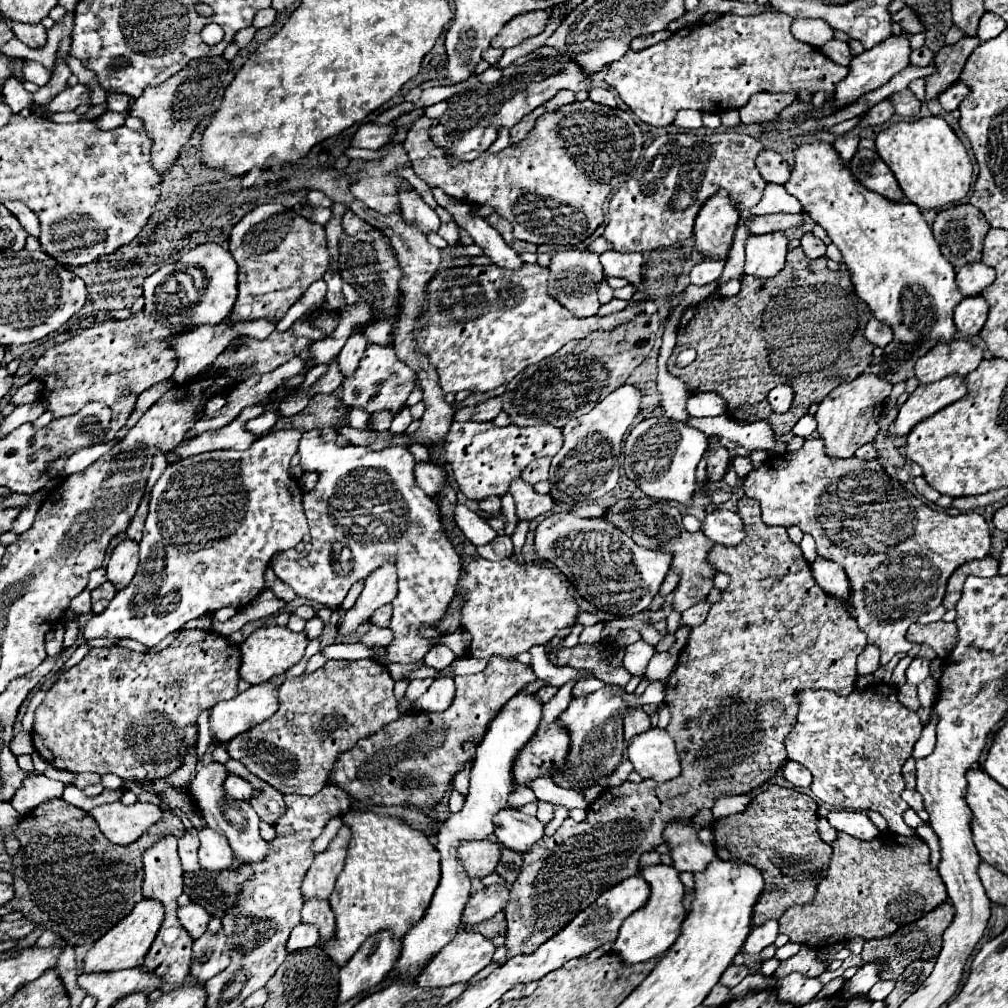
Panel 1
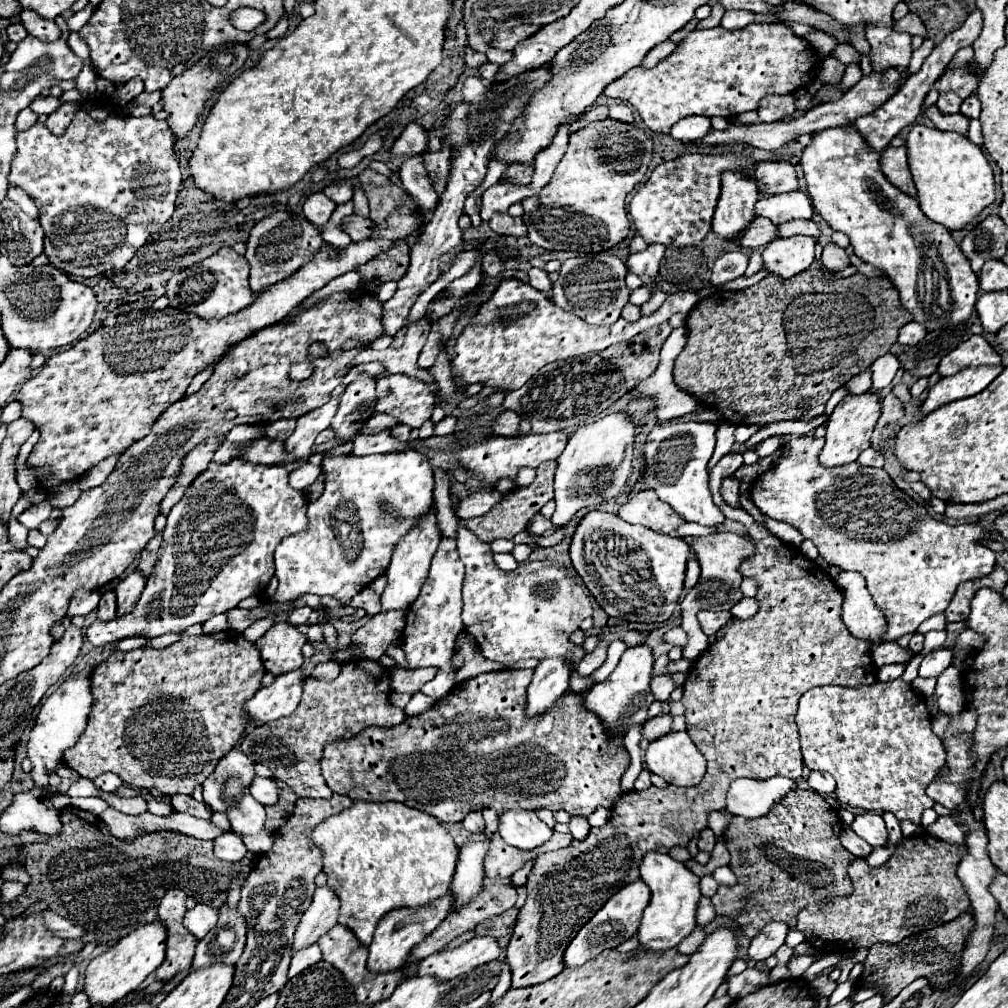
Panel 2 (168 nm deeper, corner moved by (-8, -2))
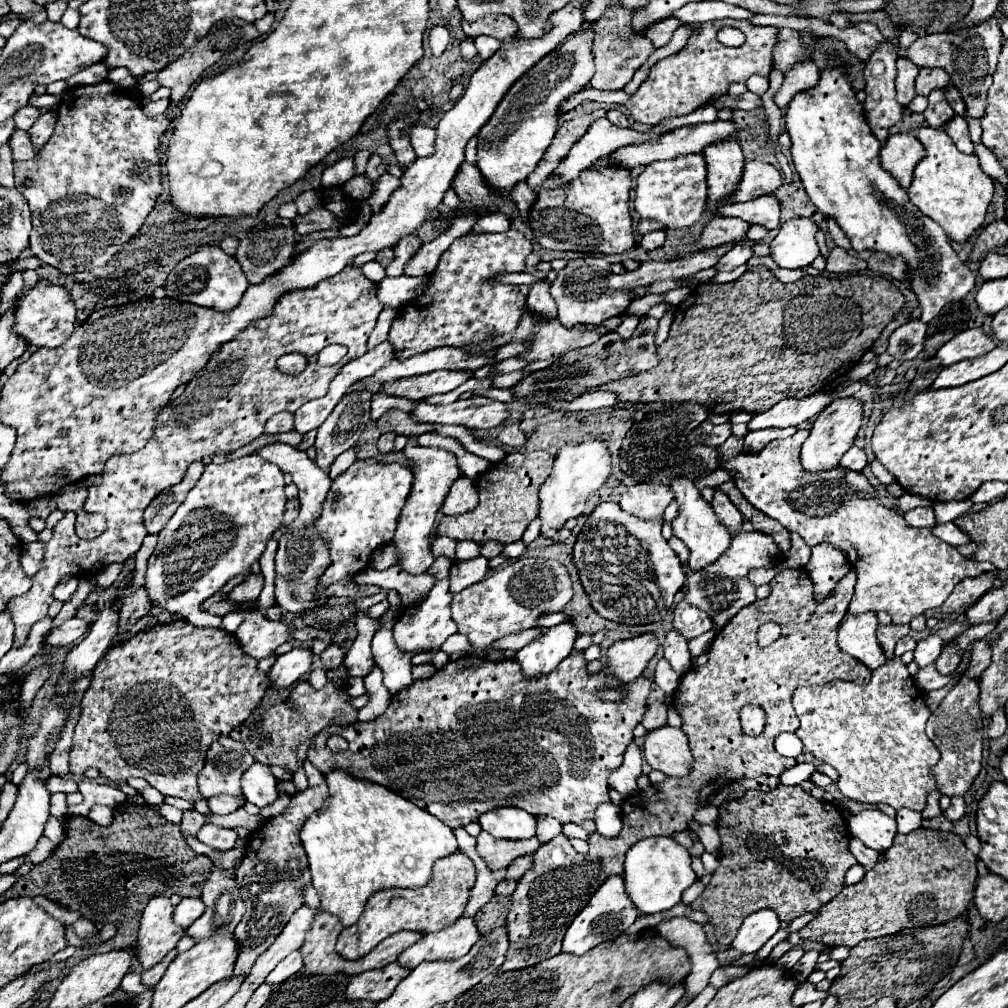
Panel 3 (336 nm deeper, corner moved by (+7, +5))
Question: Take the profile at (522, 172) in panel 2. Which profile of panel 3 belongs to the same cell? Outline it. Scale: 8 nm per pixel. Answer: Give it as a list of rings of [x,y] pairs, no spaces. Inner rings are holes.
[[[518,182],[518,184],[510,190],[510,200],[518,206],[518,212],[520,212],[520,216],[524,218],[524,222],[528,222],[530,208],[532,208],[534,202],[536,202],[536,194],[528,188],[528,184],[526,184],[526,182]]]

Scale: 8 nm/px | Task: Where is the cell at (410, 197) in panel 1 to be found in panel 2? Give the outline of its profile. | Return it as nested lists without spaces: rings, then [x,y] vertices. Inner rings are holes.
[[[421,157],[407,159],[399,169],[399,177],[401,177],[401,187],[413,197],[413,201],[425,213],[435,209],[435,203],[439,201],[439,195],[431,187],[431,181],[427,177],[427,171],[423,167]]]

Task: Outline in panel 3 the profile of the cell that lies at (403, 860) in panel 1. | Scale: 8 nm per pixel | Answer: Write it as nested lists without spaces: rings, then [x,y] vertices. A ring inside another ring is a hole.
[[[340,768],[324,774],[324,780],[328,784],[330,796],[322,804],[322,808],[316,810],[304,822],[300,838],[308,854],[312,884],[318,890],[320,900],[322,900],[320,908],[338,916],[344,926],[356,924],[356,920],[364,912],[366,900],[374,892],[394,888],[394,886],[400,886],[400,888],[424,886],[432,876],[430,872],[432,872],[434,862],[458,850],[458,842],[450,826],[446,826],[442,820],[428,814],[426,810],[418,808],[410,800],[398,796],[396,792],[376,782],[354,778],[352,774]]]

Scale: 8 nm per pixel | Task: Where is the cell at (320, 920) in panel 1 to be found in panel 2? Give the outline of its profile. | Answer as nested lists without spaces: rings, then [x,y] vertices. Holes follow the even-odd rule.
[[[337,923],[333,929],[329,929],[325,935],[319,937],[319,947],[321,947],[321,951],[323,951],[323,961],[327,961],[327,963],[331,963],[333,967],[337,967],[337,969],[347,977],[347,981],[355,987],[355,997],[357,997],[359,1003],[373,1005],[373,1003],[377,1003],[377,1001],[381,1001],[381,999],[387,999],[387,997],[395,991],[395,987],[403,981],[401,969],[383,975],[383,979],[379,979],[377,975],[371,975],[371,971],[367,971],[367,967],[365,967],[365,961],[367,961],[367,947],[363,947],[363,945],[355,939],[355,935],[353,935],[351,929],[343,927],[343,925],[339,925],[339,923]]]

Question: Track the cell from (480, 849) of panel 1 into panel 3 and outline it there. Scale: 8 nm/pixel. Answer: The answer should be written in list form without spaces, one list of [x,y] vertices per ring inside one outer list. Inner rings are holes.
[[[482,832],[478,838],[478,854],[488,862],[490,870],[508,868],[510,862],[518,856],[526,856],[538,850],[540,842],[536,838],[530,840],[500,840],[490,836],[488,832]]]

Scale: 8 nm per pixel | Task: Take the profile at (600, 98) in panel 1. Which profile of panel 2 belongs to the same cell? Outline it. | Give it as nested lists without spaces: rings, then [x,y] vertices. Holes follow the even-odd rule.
[[[625,103],[609,105],[609,117],[619,119],[619,121],[627,121],[627,123],[633,123],[633,111],[631,111],[631,107],[625,105]]]

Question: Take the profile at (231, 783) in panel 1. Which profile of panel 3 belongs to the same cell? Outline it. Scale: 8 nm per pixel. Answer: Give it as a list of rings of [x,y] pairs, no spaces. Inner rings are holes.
[[[254,762],[242,776],[242,794],[248,802],[264,808],[278,798],[276,778],[270,772],[268,764]]]

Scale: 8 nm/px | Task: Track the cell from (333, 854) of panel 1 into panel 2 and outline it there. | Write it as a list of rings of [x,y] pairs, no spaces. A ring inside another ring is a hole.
[[[329,885],[315,889],[313,901],[297,925],[293,951],[299,951],[311,943],[319,941],[319,935],[323,935],[327,929],[331,929],[337,923],[339,903],[341,903],[339,897],[335,895],[335,891]]]

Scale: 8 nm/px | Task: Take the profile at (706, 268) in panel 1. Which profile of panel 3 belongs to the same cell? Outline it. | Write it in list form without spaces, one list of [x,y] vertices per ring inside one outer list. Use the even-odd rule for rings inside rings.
[[[738,242],[724,258],[720,258],[720,264],[716,264],[716,270],[734,270],[742,264],[746,264],[752,256],[754,256],[754,250],[752,250],[752,242]]]

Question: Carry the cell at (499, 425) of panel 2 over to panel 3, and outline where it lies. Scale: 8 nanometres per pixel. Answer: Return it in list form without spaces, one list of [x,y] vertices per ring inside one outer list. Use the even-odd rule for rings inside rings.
[[[506,424],[502,434],[498,436],[498,442],[506,444],[506,446],[512,446],[512,448],[524,448],[526,434],[516,424]]]

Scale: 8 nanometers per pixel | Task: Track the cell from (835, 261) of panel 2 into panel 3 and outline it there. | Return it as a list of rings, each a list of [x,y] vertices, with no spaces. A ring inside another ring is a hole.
[[[834,248],[830,250],[830,258],[826,262],[826,270],[834,272],[834,274],[848,274],[848,272],[860,272],[866,270],[866,260],[850,256],[846,250],[842,248]]]

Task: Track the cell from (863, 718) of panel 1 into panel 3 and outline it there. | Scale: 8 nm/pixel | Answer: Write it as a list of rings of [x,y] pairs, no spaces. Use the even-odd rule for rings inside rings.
[[[892,658],[888,664],[880,666],[876,672],[872,672],[872,680],[862,686],[834,680],[818,686],[798,688],[794,692],[792,704],[800,718],[800,728],[796,734],[802,740],[804,750],[814,754],[816,760],[832,764],[840,772],[838,788],[844,798],[864,804],[886,802],[896,810],[926,808],[926,798],[936,788],[932,766],[936,766],[940,760],[940,752],[926,736],[926,722],[932,712],[928,710],[922,692],[916,688],[908,666],[900,658]]]

